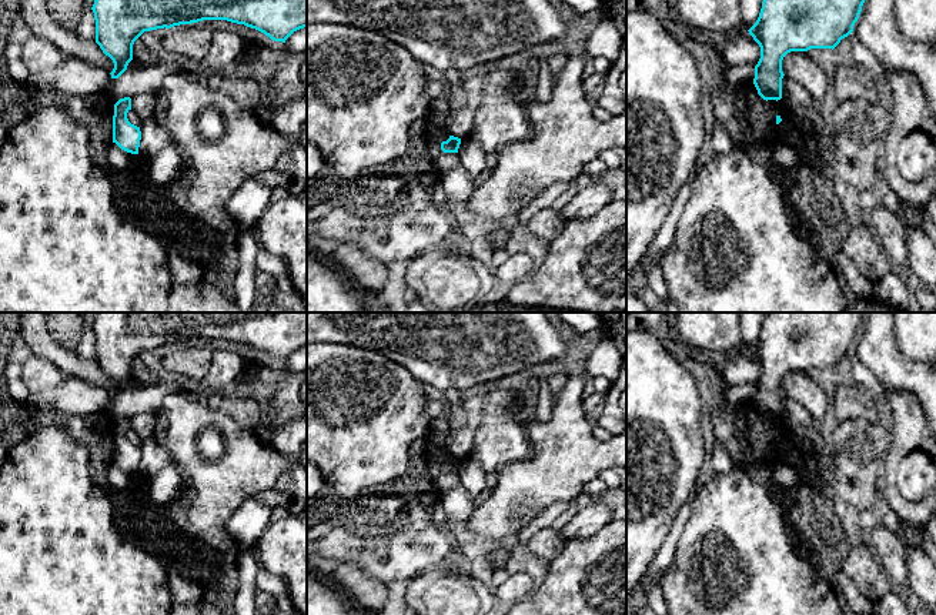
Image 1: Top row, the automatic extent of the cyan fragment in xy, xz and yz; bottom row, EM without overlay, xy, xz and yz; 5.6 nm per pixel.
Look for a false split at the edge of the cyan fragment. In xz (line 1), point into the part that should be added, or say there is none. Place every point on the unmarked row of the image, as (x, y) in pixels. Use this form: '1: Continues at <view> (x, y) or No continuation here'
1: No continuation here

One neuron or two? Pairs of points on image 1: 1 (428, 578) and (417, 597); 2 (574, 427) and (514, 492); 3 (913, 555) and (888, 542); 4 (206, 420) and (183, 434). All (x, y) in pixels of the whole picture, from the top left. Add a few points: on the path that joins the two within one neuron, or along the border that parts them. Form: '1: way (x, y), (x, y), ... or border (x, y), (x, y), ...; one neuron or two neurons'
1: way (424, 582), (417, 592); one neuron
2: way (564, 444), (531, 478); one neuron
3: border (905, 548), (908, 584); two neurons
4: way (200, 420), (189, 428); one neuron

